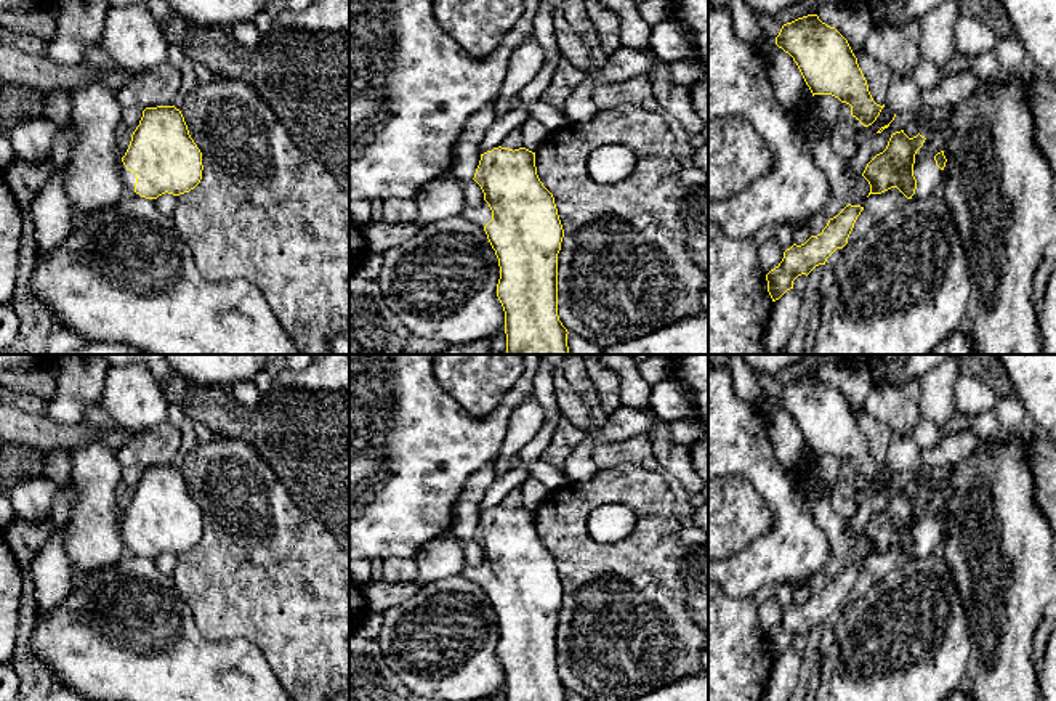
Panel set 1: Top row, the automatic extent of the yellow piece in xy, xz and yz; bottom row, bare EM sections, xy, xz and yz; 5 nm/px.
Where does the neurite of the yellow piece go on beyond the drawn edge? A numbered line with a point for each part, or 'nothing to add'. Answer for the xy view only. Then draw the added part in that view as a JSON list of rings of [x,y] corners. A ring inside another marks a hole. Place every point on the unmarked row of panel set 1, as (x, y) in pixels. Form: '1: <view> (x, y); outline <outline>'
1: xy (128, 539); outline [[[122,525],[122,528],[120,528],[120,537],[122,537],[125,552],[139,555],[135,552],[135,542],[136,542],[135,533],[130,531],[125,525]]]

